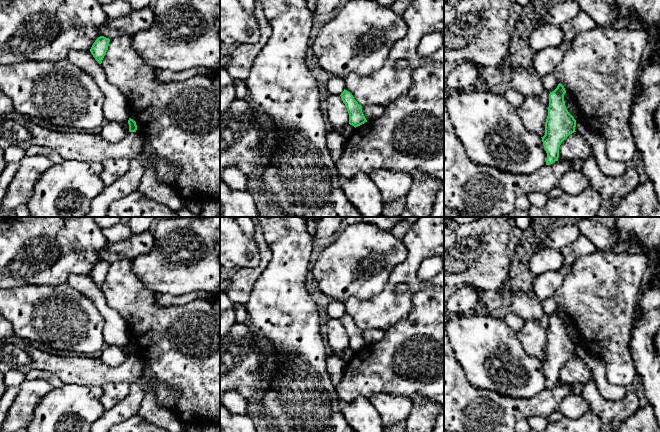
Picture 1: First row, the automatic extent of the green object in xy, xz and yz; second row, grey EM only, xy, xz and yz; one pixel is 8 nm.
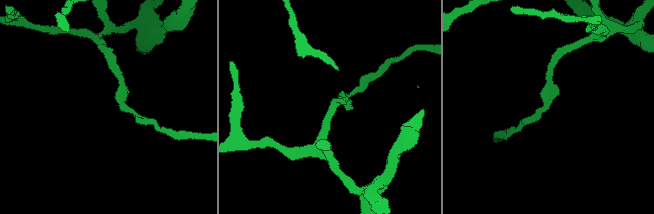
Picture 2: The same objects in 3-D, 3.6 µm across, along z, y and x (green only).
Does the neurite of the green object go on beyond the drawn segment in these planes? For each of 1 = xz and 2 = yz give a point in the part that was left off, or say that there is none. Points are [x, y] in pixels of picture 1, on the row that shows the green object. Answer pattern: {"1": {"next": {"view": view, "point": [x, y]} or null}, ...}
{"1": {"next": null}, "2": {"next": null}}

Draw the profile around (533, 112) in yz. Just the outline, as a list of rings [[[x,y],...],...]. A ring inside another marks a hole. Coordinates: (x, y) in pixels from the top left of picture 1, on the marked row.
[[[537,96],[525,97],[517,111],[527,129],[540,137],[545,135],[548,106],[544,105]]]

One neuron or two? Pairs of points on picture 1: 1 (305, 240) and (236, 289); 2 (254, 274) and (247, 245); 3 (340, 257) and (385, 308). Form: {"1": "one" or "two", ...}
{"1": "two", "2": "two", "3": "two"}

